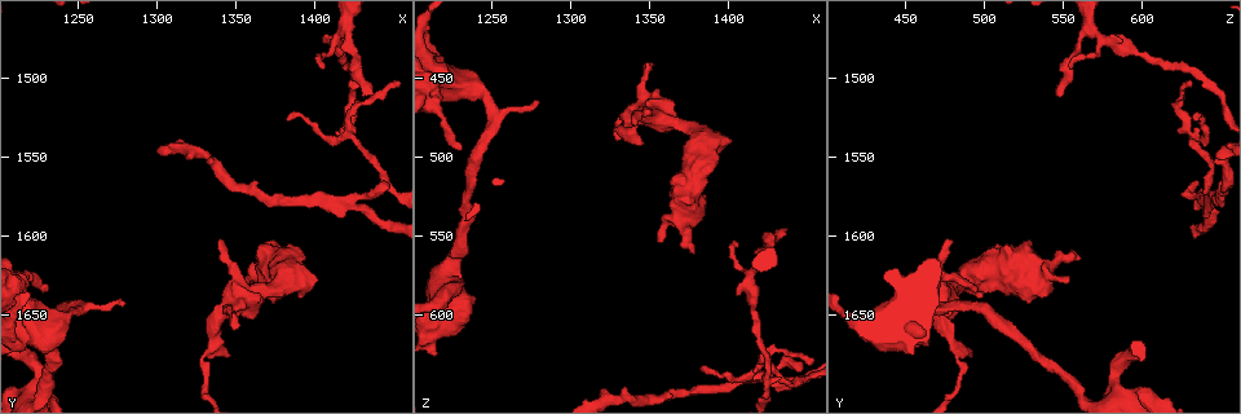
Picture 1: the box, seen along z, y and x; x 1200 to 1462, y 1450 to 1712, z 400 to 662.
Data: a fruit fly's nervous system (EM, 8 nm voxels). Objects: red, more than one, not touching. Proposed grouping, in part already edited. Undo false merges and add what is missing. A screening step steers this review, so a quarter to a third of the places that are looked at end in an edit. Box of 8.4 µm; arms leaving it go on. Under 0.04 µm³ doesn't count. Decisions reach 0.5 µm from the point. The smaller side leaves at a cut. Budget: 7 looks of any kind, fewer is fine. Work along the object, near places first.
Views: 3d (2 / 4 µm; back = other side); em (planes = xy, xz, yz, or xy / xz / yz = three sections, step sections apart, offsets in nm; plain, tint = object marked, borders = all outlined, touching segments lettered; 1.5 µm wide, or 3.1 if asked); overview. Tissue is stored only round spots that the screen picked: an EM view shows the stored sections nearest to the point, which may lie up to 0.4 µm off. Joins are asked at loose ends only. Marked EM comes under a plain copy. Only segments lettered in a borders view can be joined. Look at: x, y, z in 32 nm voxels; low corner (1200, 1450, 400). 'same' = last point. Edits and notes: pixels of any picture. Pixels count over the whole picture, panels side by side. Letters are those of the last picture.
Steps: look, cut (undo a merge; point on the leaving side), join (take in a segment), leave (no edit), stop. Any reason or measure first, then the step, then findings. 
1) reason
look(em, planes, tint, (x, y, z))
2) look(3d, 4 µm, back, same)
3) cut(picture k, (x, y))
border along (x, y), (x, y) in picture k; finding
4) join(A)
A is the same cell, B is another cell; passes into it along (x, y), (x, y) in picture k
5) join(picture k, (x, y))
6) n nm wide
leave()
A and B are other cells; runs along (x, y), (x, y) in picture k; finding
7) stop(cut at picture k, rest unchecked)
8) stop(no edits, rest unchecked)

free end
look(em, planes, borders, (1434, 1508, 544))

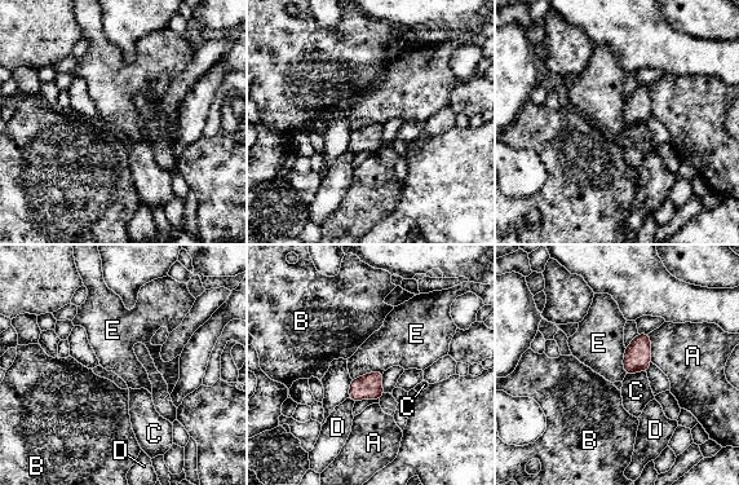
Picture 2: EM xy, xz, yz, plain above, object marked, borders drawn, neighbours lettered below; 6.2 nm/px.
join(C)
C is the same cell, A, B, D and E are other cells; passes into it along (637, 355), (634, 373), (636, 391) in picture 2; the cell continues

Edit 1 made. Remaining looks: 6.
look(overview)

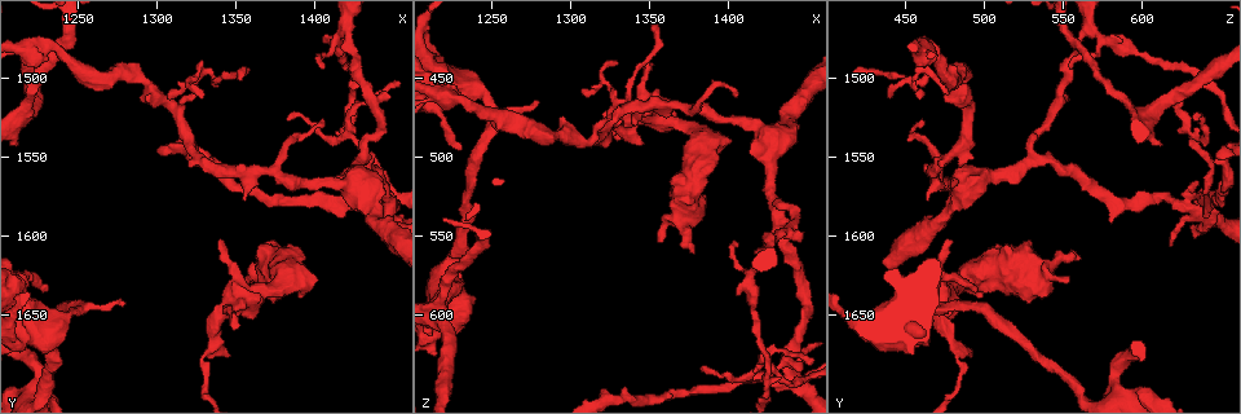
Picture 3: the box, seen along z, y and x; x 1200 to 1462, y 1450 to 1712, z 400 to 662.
an open end
look(em, planes, borders, (1384, 1526, 634))

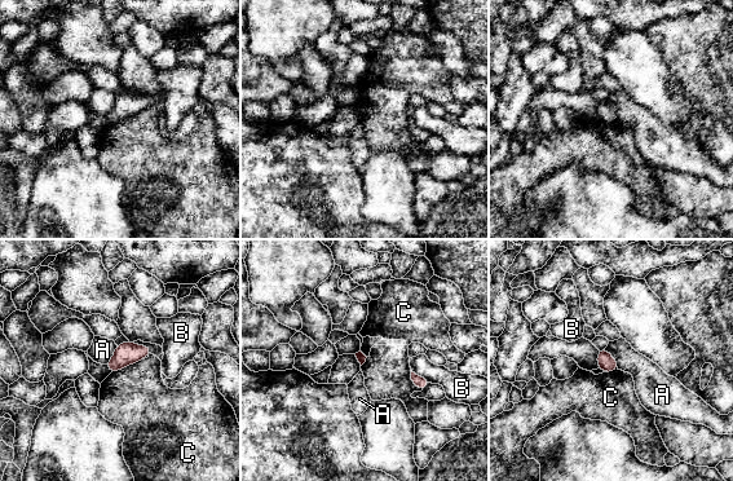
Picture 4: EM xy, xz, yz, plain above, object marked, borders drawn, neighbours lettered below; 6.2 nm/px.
leave()
A, B and C are other cells; border along (141, 358), (111, 373) in picture 4; none of them fits

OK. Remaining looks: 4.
stop(join at picture 2, rest unchecked)

